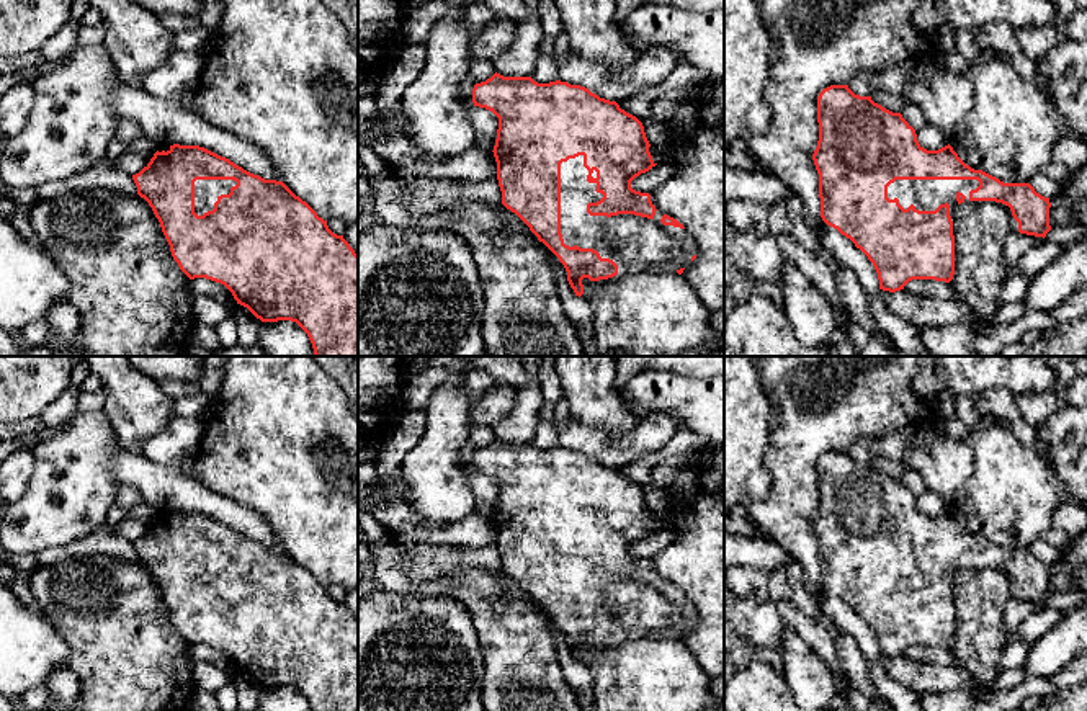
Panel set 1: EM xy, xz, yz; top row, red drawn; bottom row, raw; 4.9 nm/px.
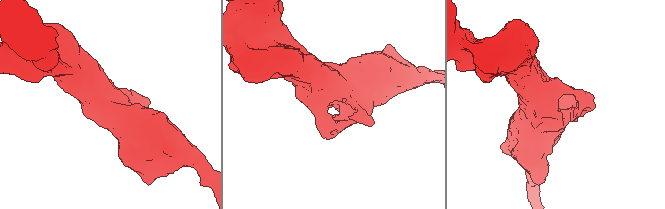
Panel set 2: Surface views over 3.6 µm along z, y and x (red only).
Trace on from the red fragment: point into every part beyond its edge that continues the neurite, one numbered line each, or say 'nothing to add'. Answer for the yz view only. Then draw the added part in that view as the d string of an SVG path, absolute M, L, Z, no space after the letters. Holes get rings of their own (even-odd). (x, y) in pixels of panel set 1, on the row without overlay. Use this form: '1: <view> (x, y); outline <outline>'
1: yz (925, 561); outline M896 546L888 552L888 564L897 564L904 575L914 570L919 577L935 577L948 569L953 584L958 572L956 559L963 559L964 567L969 567L969 557L977 552L977 546Z

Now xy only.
1: xy (206, 558); outline M196 546L195 548L195 579L203 582L214 575L214 569L221 561L229 561L235 552L234 546Z

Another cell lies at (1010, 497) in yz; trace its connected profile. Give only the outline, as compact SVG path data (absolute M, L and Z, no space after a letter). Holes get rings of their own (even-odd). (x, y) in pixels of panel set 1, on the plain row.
M994 415L979 417L977 425L968 430L968 440L974 454L973 474L960 487L950 512L974 536L982 536L1004 549L1028 549L1033 541L1043 538L1049 528L1054 528L1054 512L1064 503L1056 476L1036 451L1023 445L1012 428L1002 427Z

